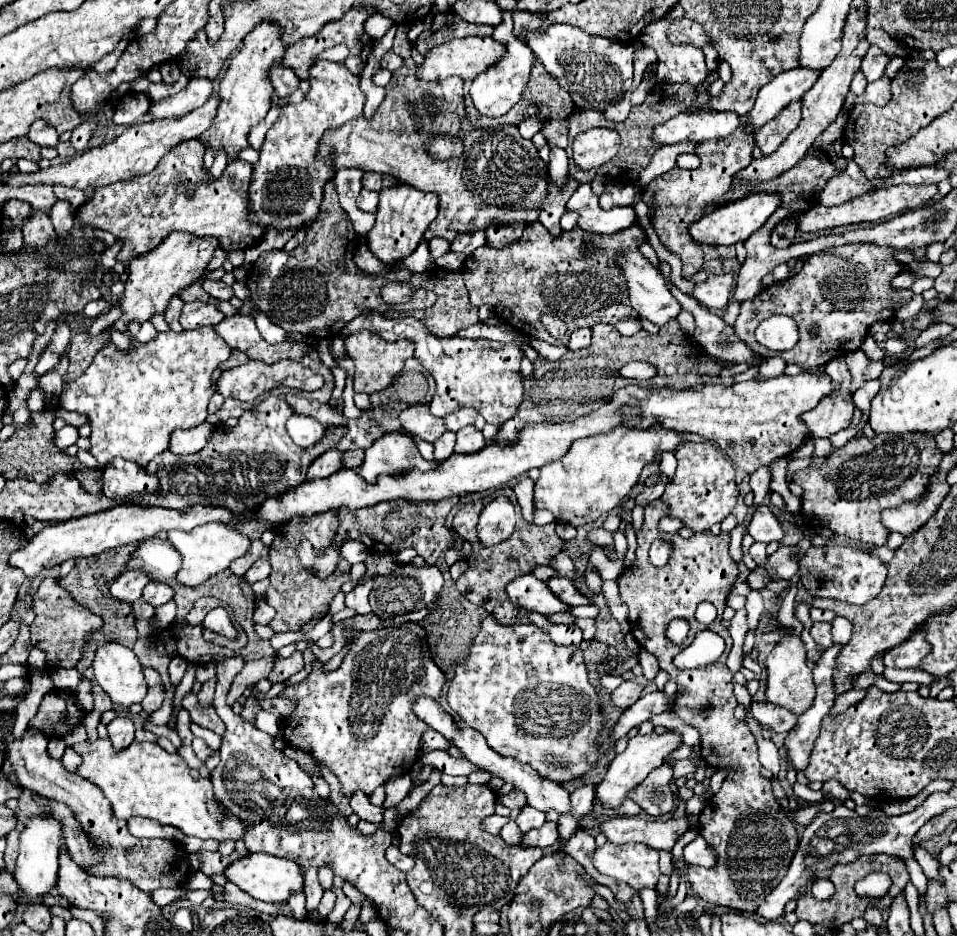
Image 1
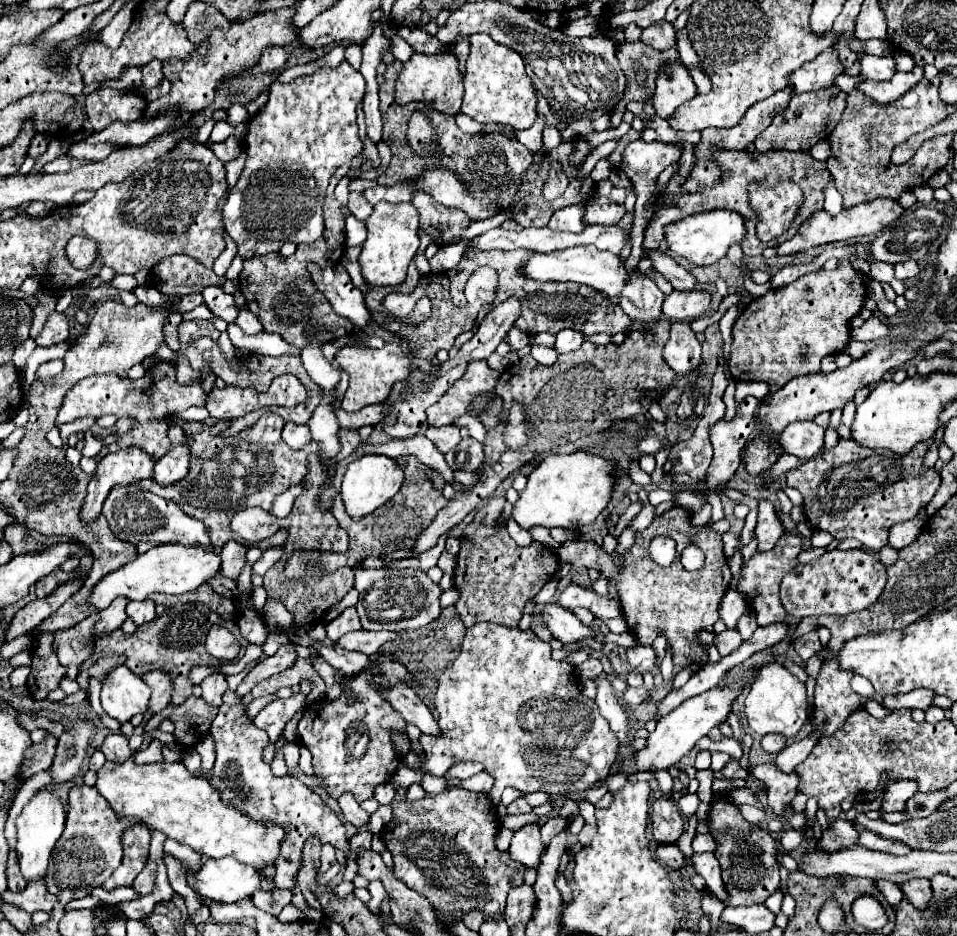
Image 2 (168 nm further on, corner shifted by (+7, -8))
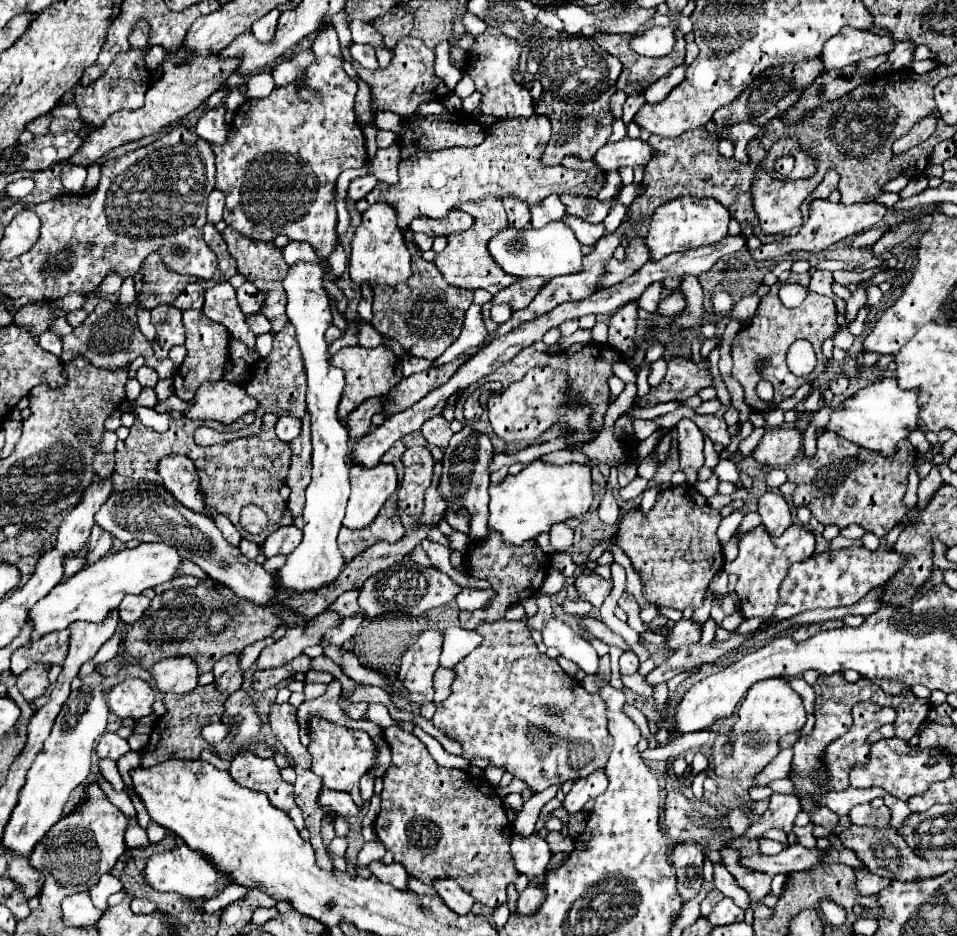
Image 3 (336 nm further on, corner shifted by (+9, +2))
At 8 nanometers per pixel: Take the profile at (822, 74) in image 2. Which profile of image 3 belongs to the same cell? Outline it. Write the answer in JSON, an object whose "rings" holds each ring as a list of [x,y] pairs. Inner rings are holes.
{"rings":[[[853,27],[841,29],[841,33],[833,35],[821,53],[821,61],[825,65],[825,71],[829,69],[841,69],[845,65],[857,63],[867,57],[877,57],[883,53],[893,51],[893,41],[889,37],[861,31]]]}

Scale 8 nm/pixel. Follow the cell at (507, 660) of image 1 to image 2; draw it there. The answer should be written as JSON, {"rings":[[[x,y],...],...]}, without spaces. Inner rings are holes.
{"rings":[[[477,623],[467,629],[461,655],[439,677],[437,713],[441,735],[421,734],[419,738],[423,751],[427,751],[425,769],[413,771],[411,767],[401,767],[395,773],[393,787],[405,789],[411,783],[419,783],[423,771],[441,777],[457,761],[479,761],[485,765],[485,771],[495,777],[493,796],[490,797],[495,806],[500,803],[505,787],[523,793],[545,791],[551,795],[591,789],[593,783],[607,777],[619,741],[611,733],[607,719],[601,717],[597,703],[585,697],[579,687],[575,667],[567,661],[555,661],[549,643],[541,641],[531,629],[523,631]]]}

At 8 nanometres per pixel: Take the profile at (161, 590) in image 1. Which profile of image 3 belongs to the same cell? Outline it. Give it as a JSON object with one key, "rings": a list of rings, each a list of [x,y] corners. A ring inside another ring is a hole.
{"rings":[[[129,595],[119,605],[119,619],[125,625],[133,625],[147,607],[149,607],[149,599],[145,595]]]}

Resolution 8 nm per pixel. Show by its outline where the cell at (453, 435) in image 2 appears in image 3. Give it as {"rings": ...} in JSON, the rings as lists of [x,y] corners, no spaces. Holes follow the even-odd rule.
{"rings":[[[441,415],[425,421],[425,425],[421,427],[421,433],[423,433],[423,437],[427,439],[429,445],[435,445],[439,449],[445,449],[449,445],[449,439],[453,437],[449,423]]]}

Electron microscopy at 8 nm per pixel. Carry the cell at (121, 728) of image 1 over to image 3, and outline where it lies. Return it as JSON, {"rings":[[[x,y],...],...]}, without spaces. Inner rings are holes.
{"rings":[[[105,733],[99,739],[97,749],[95,749],[95,753],[97,753],[99,759],[113,759],[113,761],[117,761],[119,757],[123,757],[129,751],[131,749],[129,749],[127,739],[121,739],[117,733]]]}

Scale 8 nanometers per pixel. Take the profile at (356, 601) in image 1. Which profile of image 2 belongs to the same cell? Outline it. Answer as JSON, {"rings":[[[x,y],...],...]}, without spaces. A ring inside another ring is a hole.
{"rings":[[[347,607],[337,619],[333,619],[327,625],[327,637],[331,641],[337,641],[341,635],[345,635],[349,631],[357,631],[357,629],[361,629],[361,621],[359,621],[357,609],[355,607]]]}

